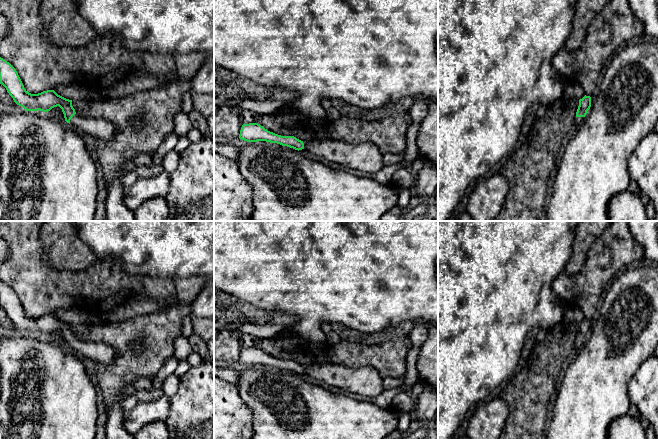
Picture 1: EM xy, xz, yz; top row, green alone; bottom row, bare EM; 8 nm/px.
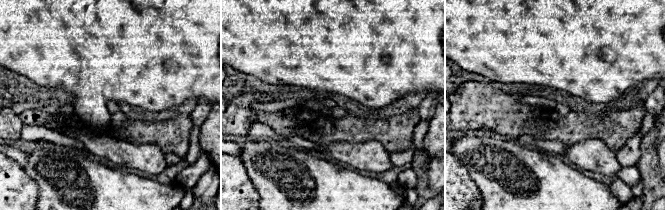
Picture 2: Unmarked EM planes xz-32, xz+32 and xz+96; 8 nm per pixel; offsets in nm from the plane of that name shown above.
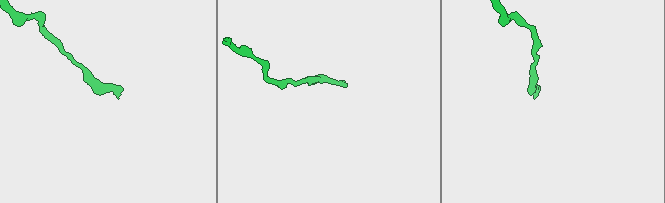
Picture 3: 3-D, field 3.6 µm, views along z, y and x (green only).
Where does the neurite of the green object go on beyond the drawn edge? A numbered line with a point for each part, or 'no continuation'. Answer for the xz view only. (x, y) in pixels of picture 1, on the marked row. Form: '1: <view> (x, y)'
no continuation

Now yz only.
1: yz (579, 120)

